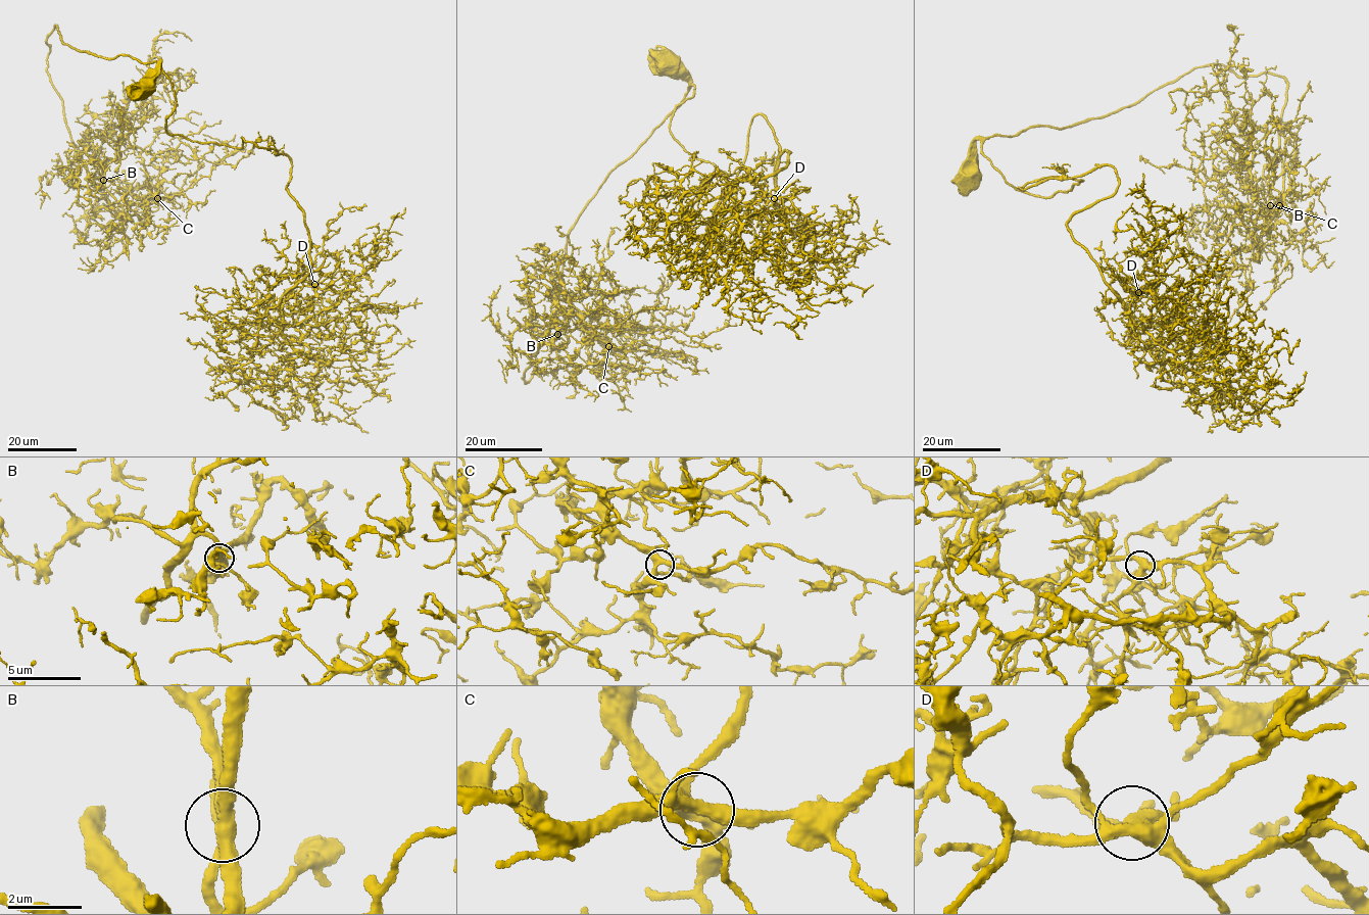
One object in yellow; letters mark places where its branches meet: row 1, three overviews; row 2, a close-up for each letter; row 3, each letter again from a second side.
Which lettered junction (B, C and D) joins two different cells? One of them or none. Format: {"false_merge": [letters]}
{"false_merge": []}

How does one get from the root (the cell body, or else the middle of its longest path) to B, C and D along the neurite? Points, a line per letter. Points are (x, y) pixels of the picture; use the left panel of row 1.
B: (142, 89), (159, 61), (81, 52), (54, 27), (46, 41), (47, 75), (87, 174), (100, 189), (103, 180)
C: (142, 89), (159, 61), (81, 52), (54, 27), (46, 41), (47, 75), (87, 174), (121, 204), (157, 198)
D: (142, 89), (159, 61), (168, 134), (289, 157), (310, 267), (280, 306), (333, 307), (340, 295), (314, 284)

